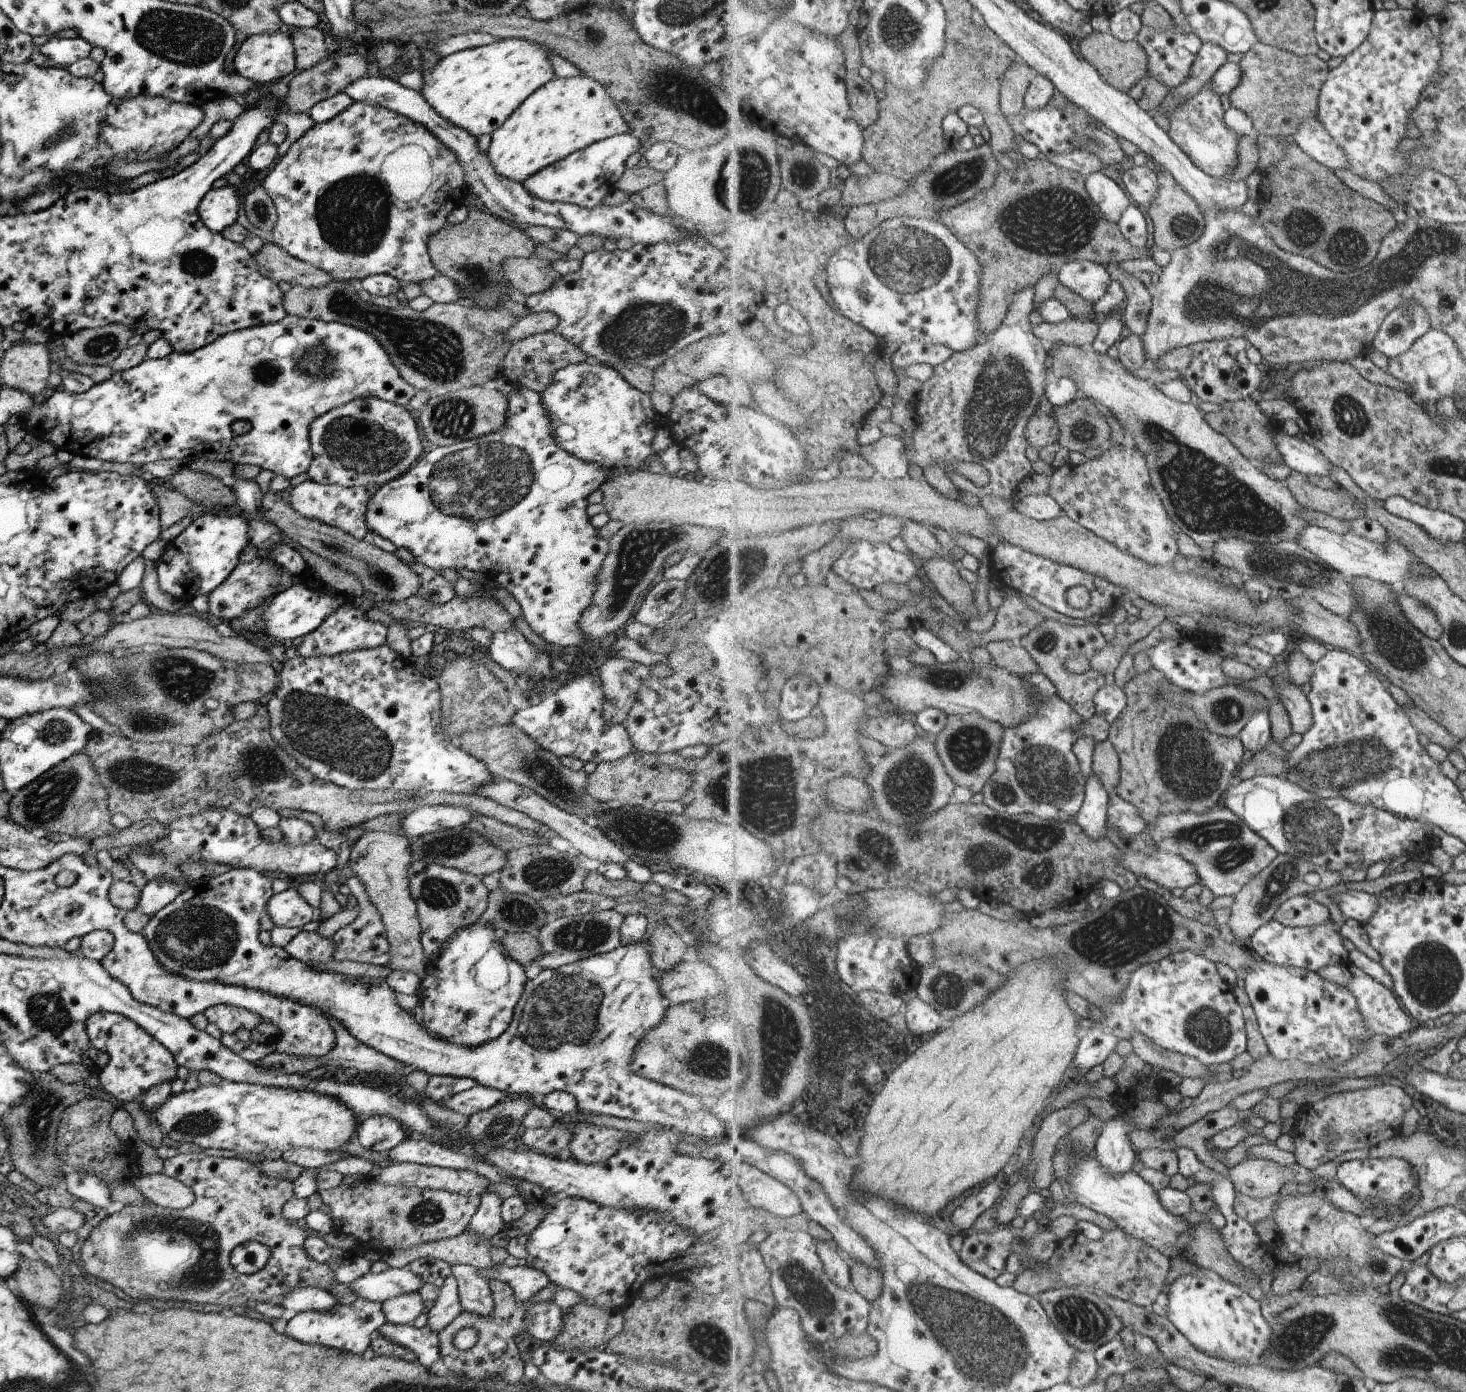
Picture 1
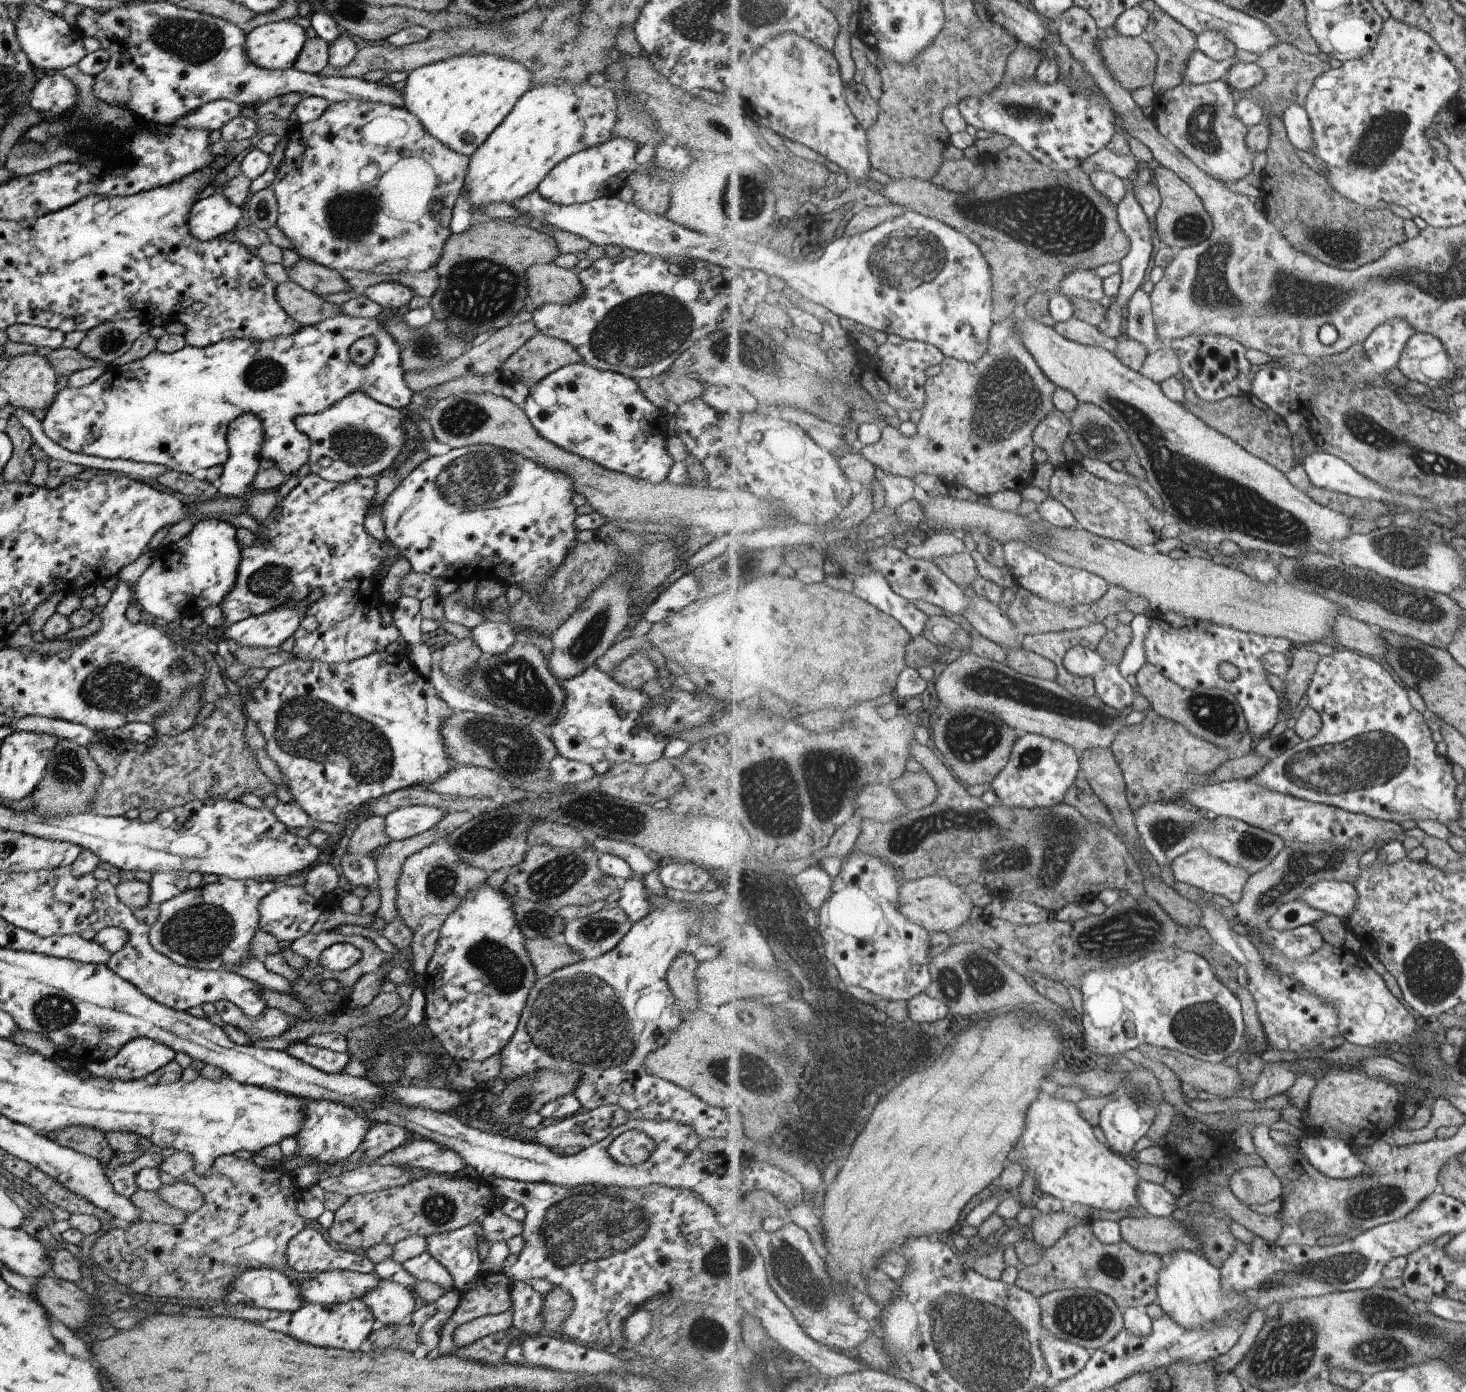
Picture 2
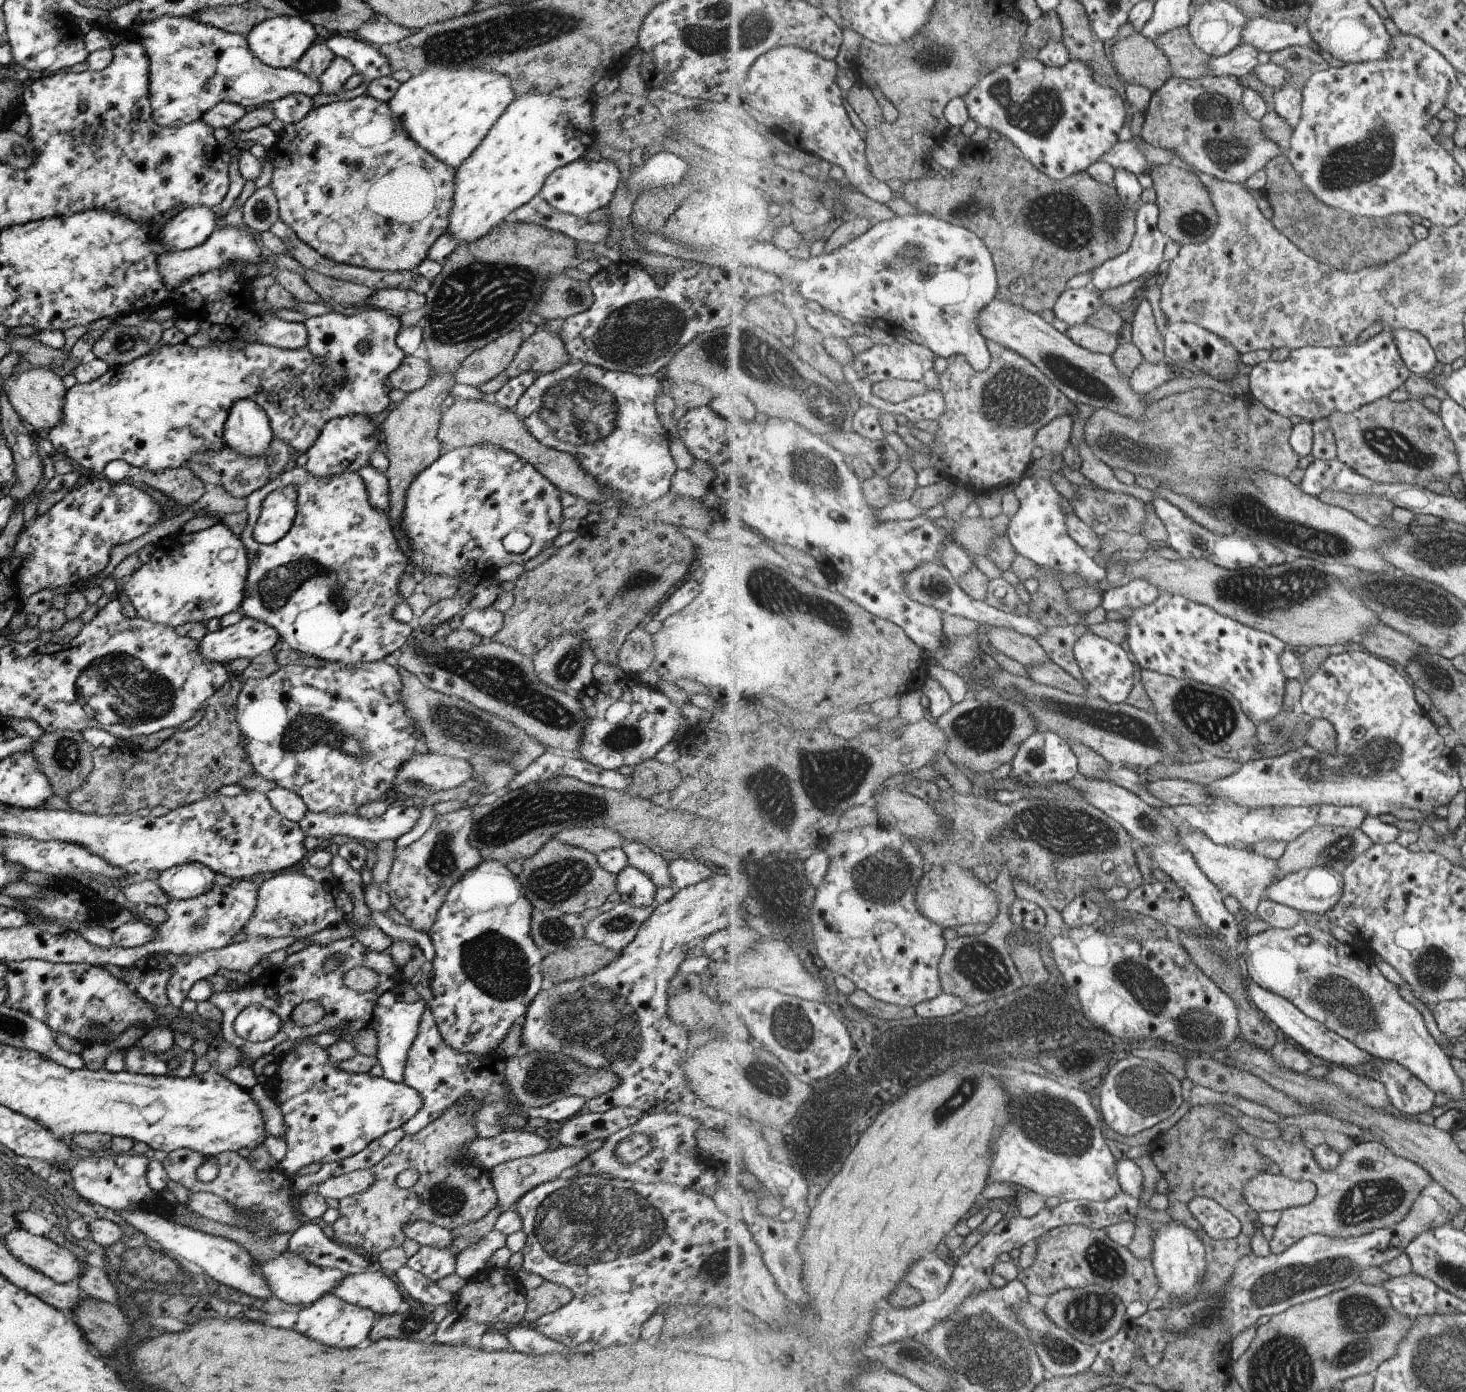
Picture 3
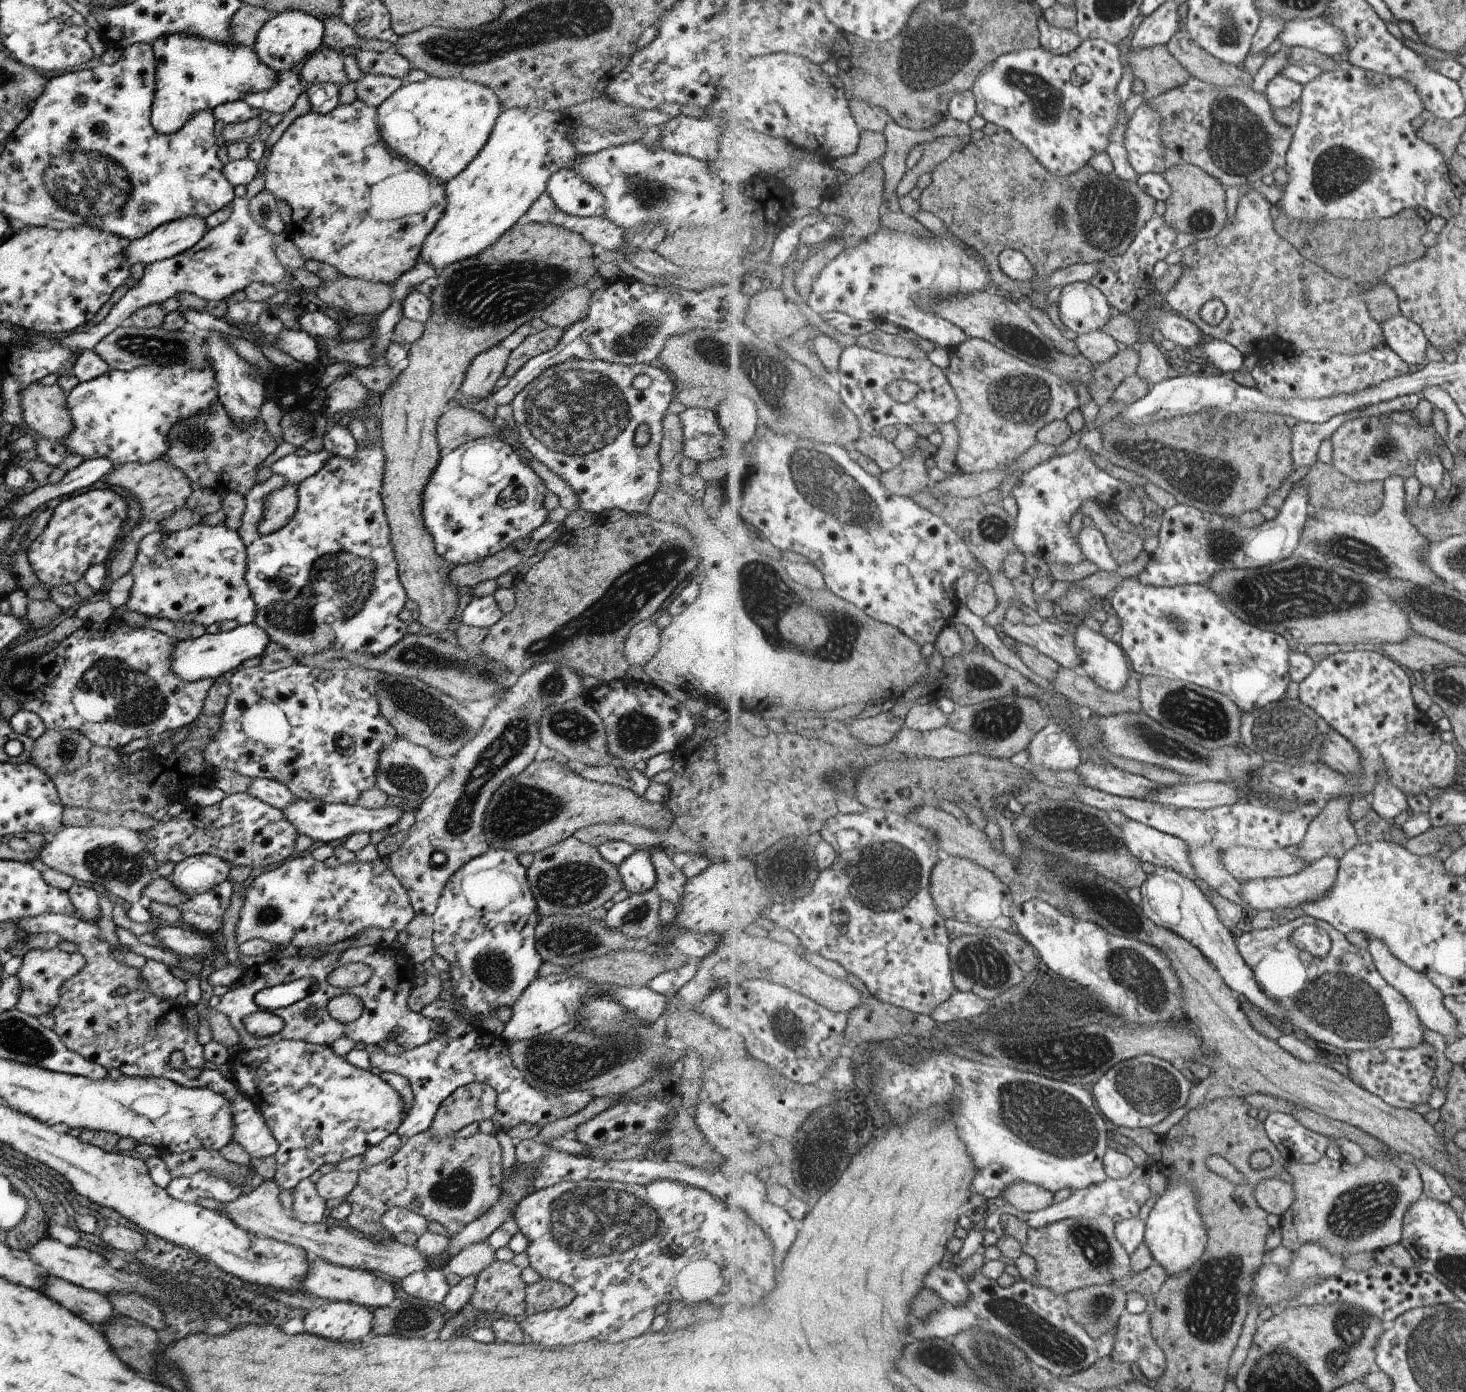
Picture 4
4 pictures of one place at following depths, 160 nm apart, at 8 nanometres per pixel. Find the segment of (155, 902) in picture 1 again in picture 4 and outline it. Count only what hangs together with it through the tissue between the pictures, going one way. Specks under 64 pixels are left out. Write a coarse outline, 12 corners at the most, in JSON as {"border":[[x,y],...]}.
{"border":[[211,855],[174,864],[166,879],[192,897],[225,881],[231,867]]}

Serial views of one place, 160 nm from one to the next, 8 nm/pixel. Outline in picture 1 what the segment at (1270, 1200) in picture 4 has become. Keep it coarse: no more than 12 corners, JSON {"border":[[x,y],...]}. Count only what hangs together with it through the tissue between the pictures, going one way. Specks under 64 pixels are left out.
{"border":[[1247,1159],[1229,1177],[1237,1193],[1277,1196],[1307,1167]]}

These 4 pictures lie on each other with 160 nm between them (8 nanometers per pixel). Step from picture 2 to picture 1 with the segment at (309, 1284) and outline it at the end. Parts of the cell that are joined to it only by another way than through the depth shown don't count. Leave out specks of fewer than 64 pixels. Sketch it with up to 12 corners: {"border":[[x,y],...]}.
{"border":[[407,1267],[365,1273],[347,1286],[382,1303],[417,1293],[424,1280]]}

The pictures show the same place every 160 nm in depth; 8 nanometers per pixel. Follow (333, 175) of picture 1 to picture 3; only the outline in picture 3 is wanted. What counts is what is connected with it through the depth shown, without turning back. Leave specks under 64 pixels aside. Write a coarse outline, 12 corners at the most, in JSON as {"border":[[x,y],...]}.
{"border":[[362,94],[284,125],[279,220],[332,261],[415,270],[456,169]]}

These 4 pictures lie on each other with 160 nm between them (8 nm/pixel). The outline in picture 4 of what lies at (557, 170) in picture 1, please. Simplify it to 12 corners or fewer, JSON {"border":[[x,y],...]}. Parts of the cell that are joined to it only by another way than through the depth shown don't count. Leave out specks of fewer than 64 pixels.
{"border":[[567,166],[544,190],[561,212],[604,216],[603,195]]}

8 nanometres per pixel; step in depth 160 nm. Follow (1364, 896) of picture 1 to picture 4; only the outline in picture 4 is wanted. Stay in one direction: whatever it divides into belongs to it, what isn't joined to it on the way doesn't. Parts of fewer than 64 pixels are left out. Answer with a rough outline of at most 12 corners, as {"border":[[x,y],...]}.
{"border":[[1326,856],[1299,874],[1241,882],[1256,911],[1295,908],[1325,896],[1339,858]]}

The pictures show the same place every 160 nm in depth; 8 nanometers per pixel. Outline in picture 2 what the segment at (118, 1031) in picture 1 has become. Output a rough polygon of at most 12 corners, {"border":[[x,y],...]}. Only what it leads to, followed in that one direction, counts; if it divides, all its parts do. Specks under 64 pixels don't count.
{"border":[[128,1040],[113,1058],[87,1062],[91,1077],[134,1081],[173,1061],[154,1040]]}

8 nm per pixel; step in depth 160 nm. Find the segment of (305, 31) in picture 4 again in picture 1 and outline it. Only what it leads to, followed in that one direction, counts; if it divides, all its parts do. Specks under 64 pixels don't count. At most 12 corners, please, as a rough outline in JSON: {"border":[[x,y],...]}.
{"border":[[287,30],[246,37],[235,73],[278,81],[294,65]]}

